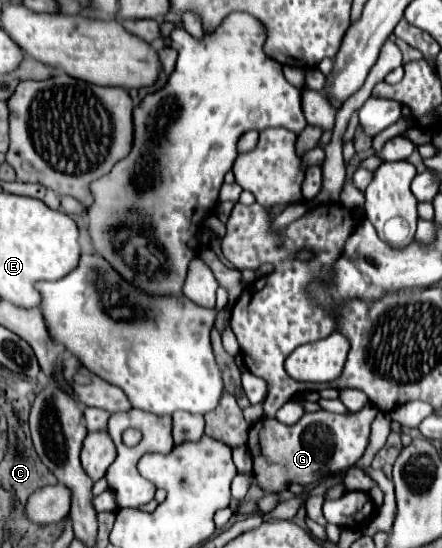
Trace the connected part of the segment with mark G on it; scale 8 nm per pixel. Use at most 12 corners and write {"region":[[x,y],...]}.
{"region":[[305,413],[249,429],[265,493],[311,485],[363,457],[377,413]]}

